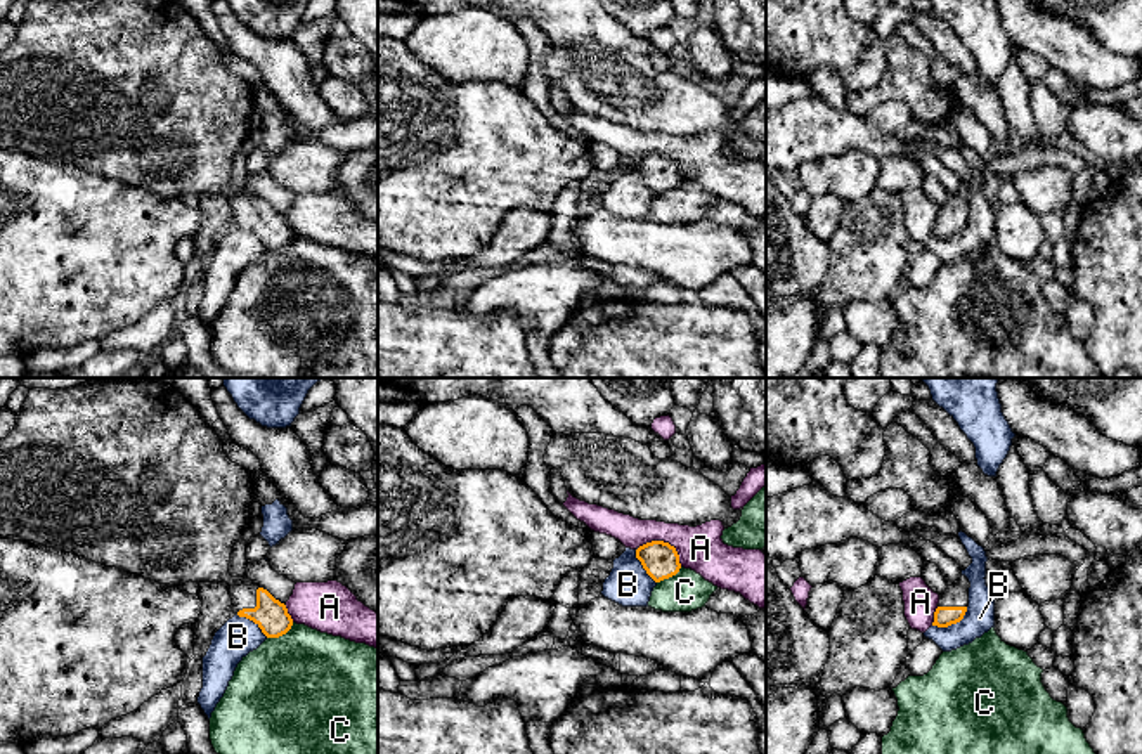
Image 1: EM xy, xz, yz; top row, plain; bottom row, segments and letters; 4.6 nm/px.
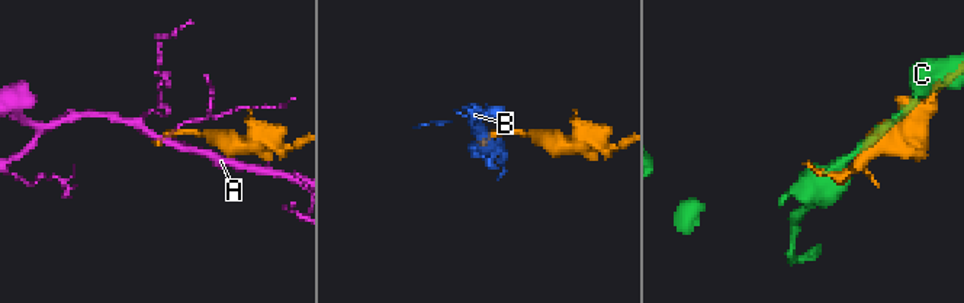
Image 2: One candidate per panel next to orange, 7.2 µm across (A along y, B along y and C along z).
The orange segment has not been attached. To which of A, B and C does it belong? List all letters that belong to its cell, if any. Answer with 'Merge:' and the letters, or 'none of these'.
Merge: none of these

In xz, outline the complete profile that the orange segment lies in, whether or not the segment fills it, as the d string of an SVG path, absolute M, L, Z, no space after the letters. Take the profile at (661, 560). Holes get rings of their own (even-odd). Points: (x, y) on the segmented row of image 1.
M652 541L639 546L636 558L655 582L676 575L681 569L676 548L664 541Z

